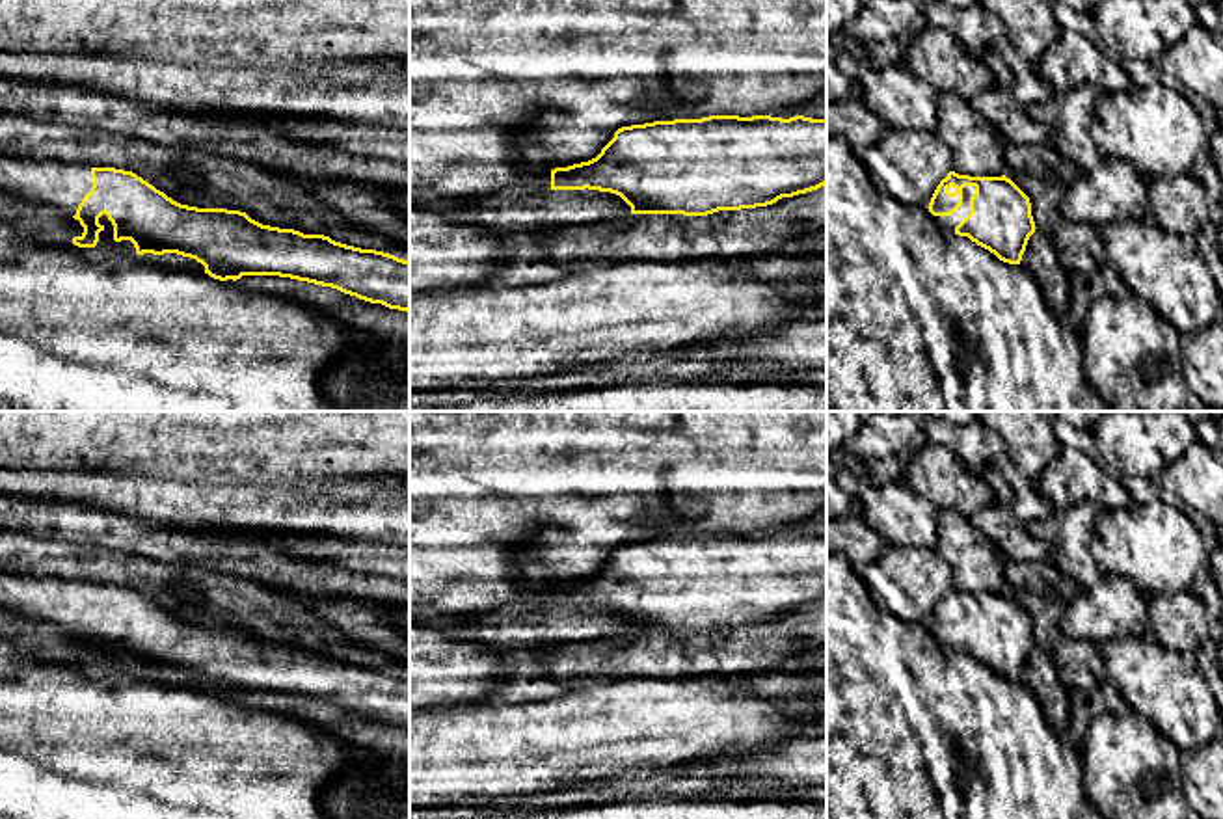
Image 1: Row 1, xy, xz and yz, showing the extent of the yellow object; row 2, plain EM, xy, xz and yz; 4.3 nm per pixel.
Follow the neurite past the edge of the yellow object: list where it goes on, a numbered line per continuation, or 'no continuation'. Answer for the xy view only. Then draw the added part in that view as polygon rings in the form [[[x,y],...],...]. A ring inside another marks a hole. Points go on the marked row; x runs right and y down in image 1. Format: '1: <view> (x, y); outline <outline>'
1: xy (107, 235); outline [[[102,214],[99,218],[99,223],[104,227],[101,233],[99,233],[99,242],[112,242],[114,240],[114,225],[112,222],[108,220],[106,214]]]

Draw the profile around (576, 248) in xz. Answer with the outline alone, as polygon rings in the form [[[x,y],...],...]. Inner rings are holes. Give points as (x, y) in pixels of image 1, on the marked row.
[[[827,184],[773,205],[707,216],[625,214],[542,233],[549,264],[568,274],[625,262],[678,262],[784,253],[784,244],[827,227]]]

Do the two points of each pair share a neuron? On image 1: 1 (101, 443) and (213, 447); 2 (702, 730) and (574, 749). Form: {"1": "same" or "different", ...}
{"1": "same", "2": "same"}

